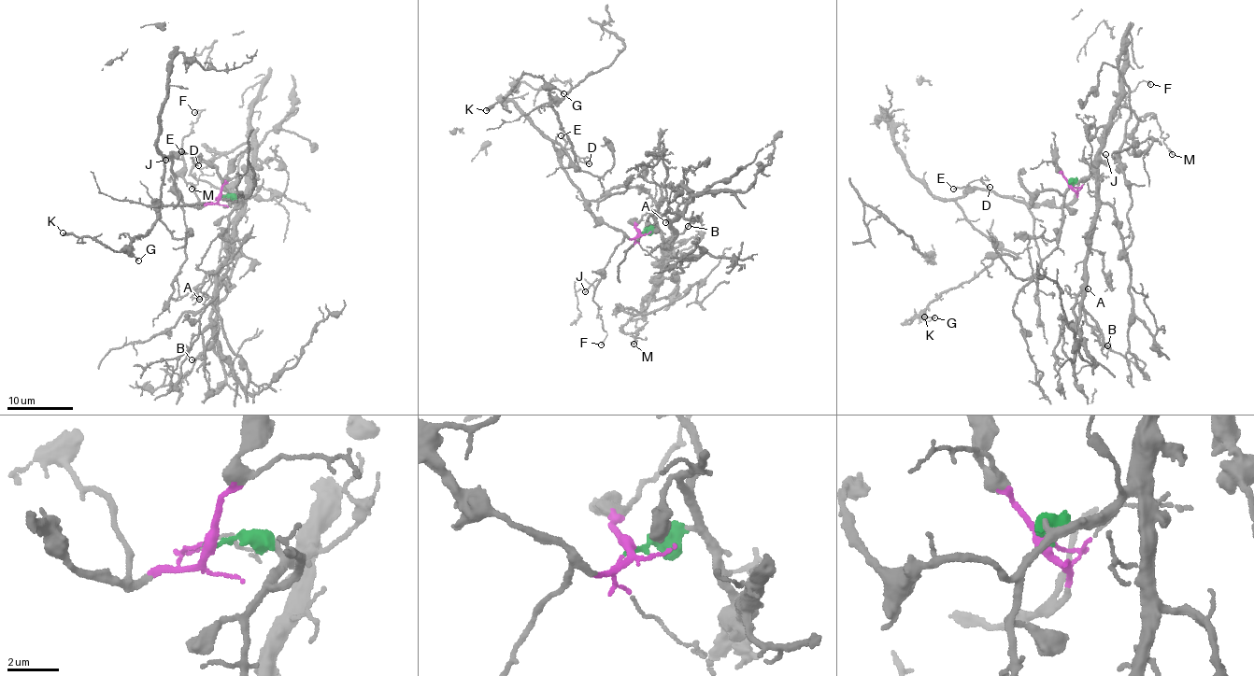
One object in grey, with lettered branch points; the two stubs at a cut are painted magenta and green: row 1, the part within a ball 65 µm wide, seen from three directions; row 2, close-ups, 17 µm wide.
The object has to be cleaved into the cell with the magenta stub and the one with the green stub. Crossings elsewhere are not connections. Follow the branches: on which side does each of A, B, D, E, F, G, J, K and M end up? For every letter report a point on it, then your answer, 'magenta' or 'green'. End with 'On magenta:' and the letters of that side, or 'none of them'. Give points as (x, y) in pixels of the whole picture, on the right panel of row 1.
A: place (1088, 288); green
B: place (1107, 345); green
D: place (990, 187); magenta
E: place (953, 189); magenta
F: place (1150, 84); magenta
G: place (934, 317); magenta
J: place (1105, 154); magenta
K: place (924, 316); magenta
M: place (1172, 154); green
On magenta: D, E, F, G, J, K

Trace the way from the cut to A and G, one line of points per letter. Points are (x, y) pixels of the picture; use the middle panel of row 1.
A: (638, 232), (656, 228), (667, 247), (678, 235), (668, 218), (666, 222)
G: (638, 231), (630, 239), (608, 227), (562, 167), (551, 140), (578, 169), (548, 94), (550, 90), (563, 93)

